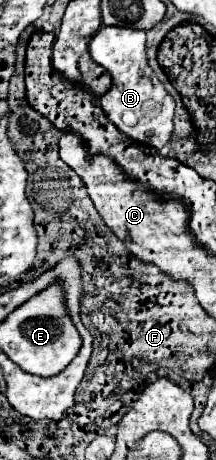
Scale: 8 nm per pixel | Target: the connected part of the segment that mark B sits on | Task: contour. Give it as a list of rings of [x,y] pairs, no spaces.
[[[103,26],[89,42],[91,58],[113,78],[113,86],[99,98],[107,118],[129,138],[161,150],[173,134],[175,100],[151,70],[145,54],[145,32]]]

